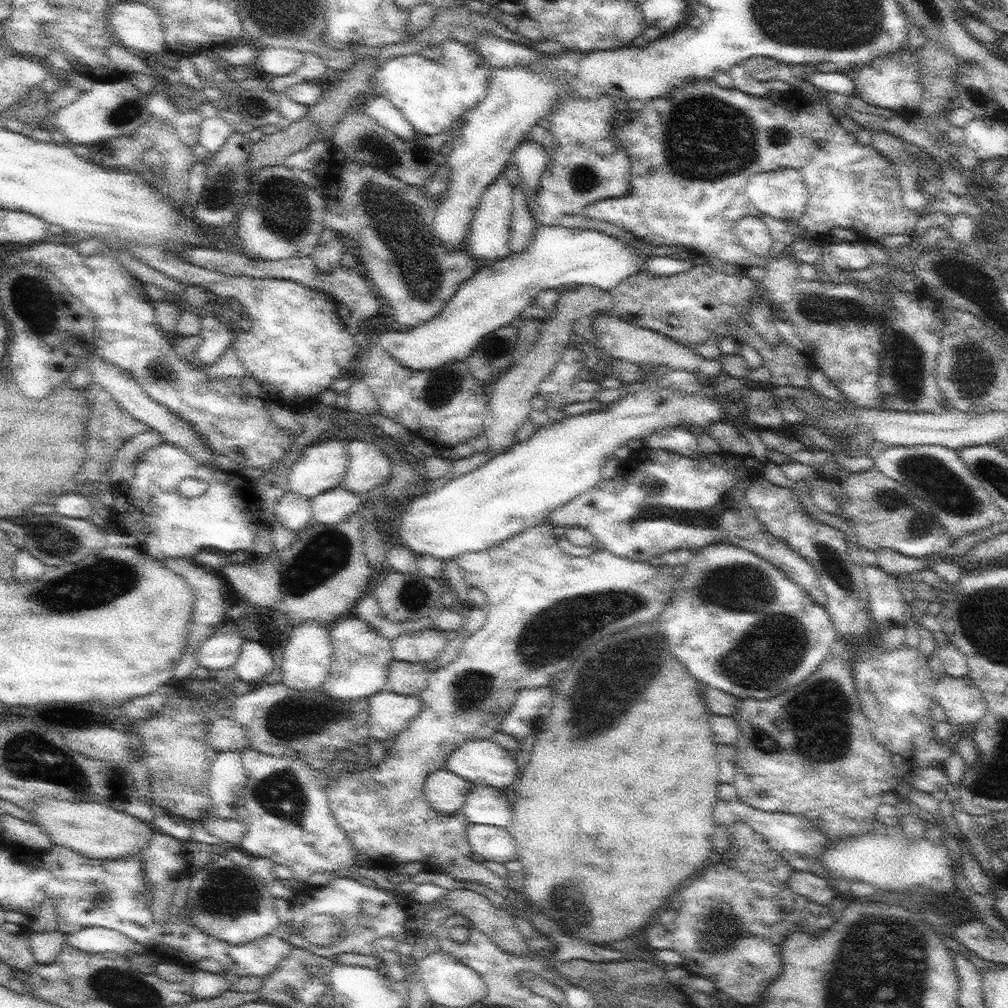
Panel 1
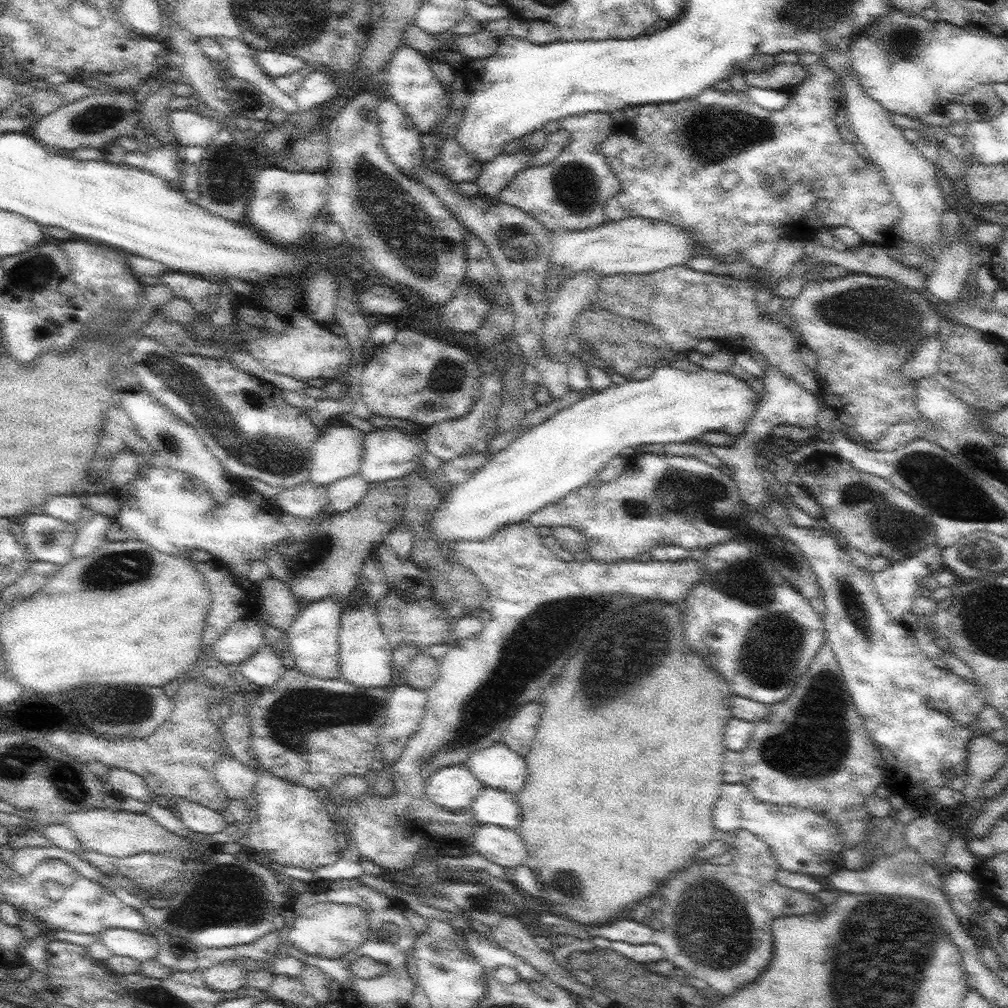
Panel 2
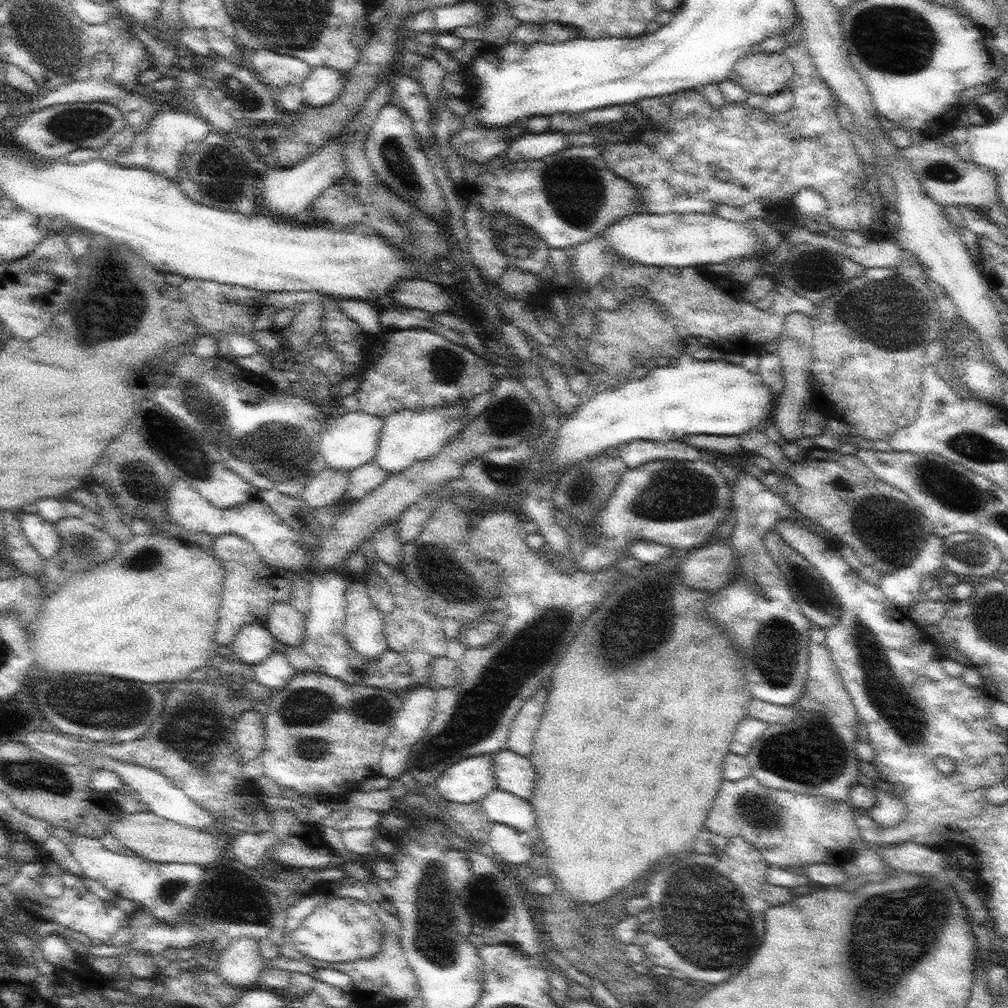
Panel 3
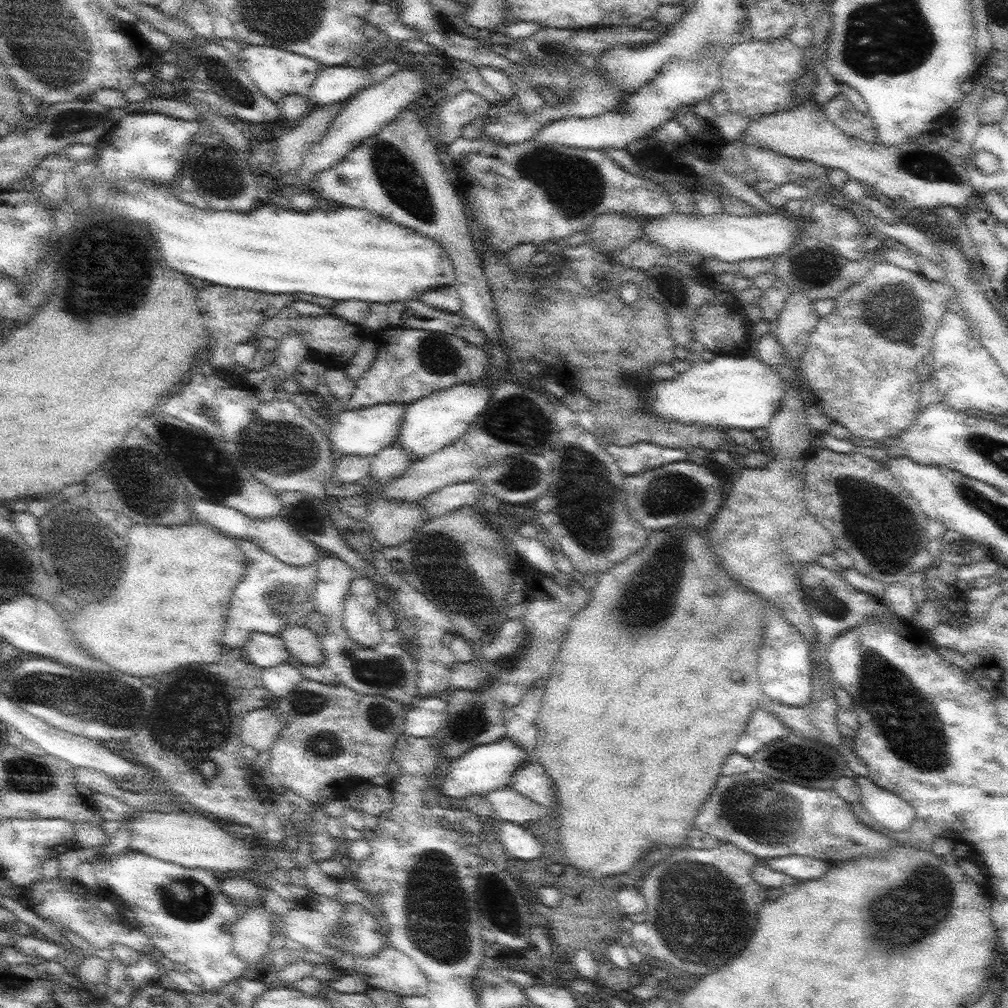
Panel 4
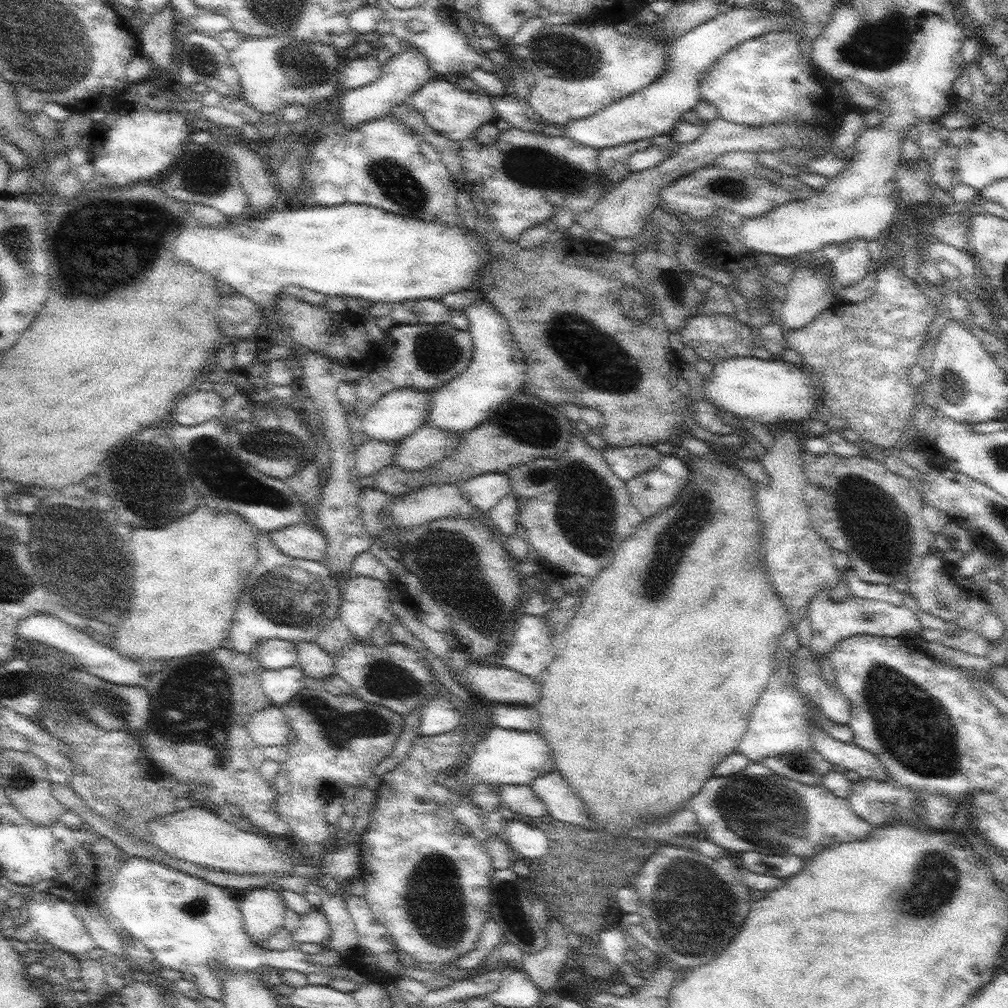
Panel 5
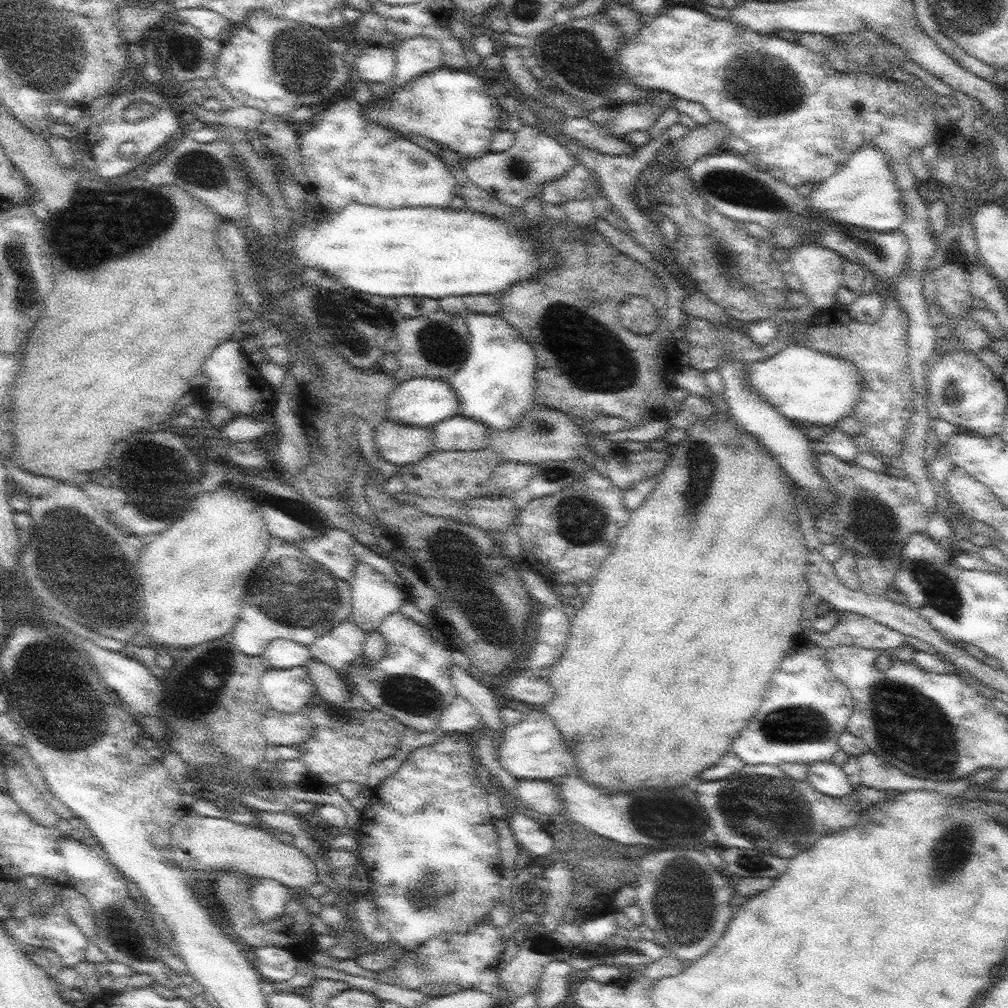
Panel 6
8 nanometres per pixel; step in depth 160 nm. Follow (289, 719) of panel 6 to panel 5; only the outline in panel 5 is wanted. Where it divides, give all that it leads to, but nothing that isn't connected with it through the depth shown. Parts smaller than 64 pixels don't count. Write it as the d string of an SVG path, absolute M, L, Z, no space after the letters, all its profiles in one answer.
M274 705L254 714L247 722L257 752L267 746L284 746L293 738L293 728L284 711Z

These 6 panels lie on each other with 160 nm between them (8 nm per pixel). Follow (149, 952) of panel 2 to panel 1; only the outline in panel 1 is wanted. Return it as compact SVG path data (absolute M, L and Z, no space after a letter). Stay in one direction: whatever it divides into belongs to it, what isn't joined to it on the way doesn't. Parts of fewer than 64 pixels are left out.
M88 927L79 930L72 936L67 936L67 942L90 954L100 954L101 952L123 953L131 949L140 950L139 948L132 948L126 936L121 932L104 927Z

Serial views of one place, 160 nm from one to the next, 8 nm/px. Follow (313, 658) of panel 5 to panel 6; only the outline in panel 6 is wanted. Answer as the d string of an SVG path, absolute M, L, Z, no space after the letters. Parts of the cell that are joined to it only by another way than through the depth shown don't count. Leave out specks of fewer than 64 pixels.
M310 660L306 666L309 668L315 691L319 697L332 705L351 706L348 703L350 684L347 679L344 680L343 673L327 664L315 662L315 660Z

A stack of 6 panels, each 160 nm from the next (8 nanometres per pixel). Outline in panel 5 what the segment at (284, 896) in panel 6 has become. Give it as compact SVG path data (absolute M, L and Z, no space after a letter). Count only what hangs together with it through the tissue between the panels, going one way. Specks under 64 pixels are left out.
M254 888L239 907L247 933L256 942L268 940L284 926L284 916L288 909L280 889Z

